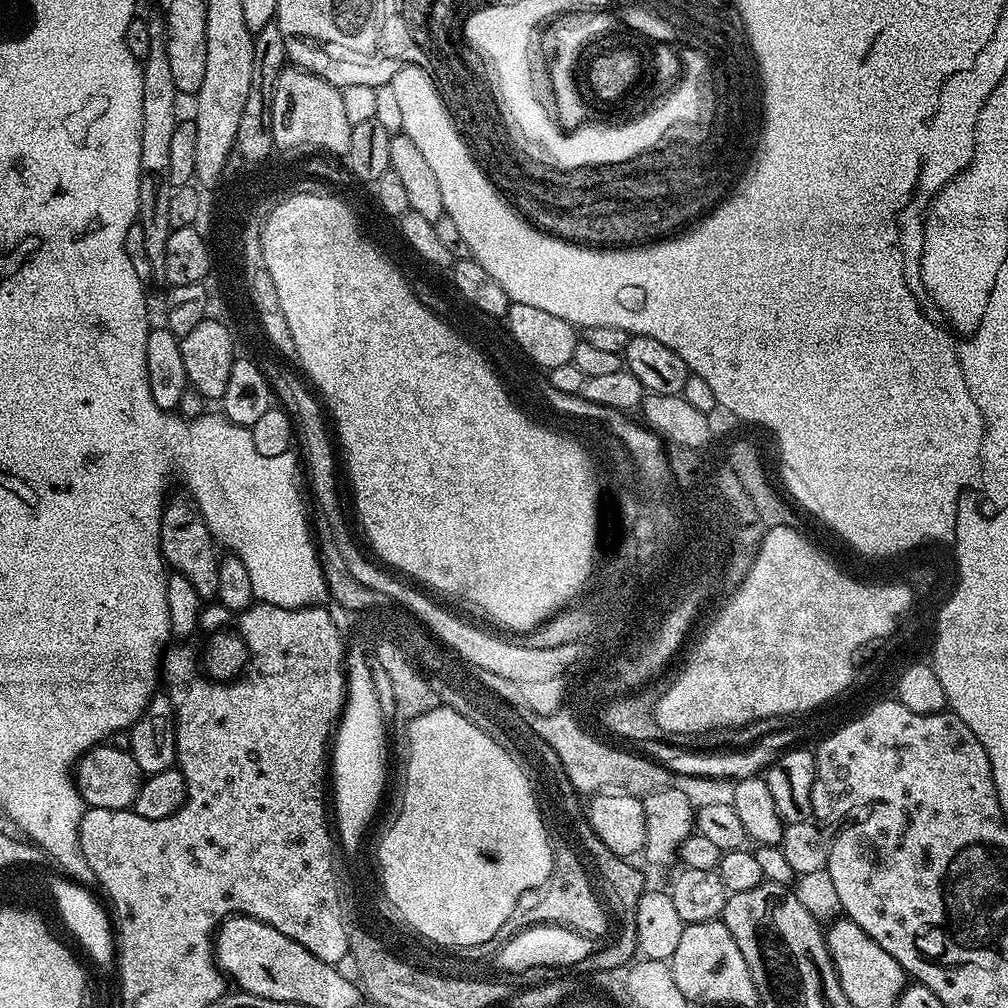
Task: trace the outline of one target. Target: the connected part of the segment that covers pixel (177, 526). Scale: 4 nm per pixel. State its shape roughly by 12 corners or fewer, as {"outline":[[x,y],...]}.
{"outline":[[191,499],[160,514],[160,555],[201,598],[218,590],[218,545]]}

